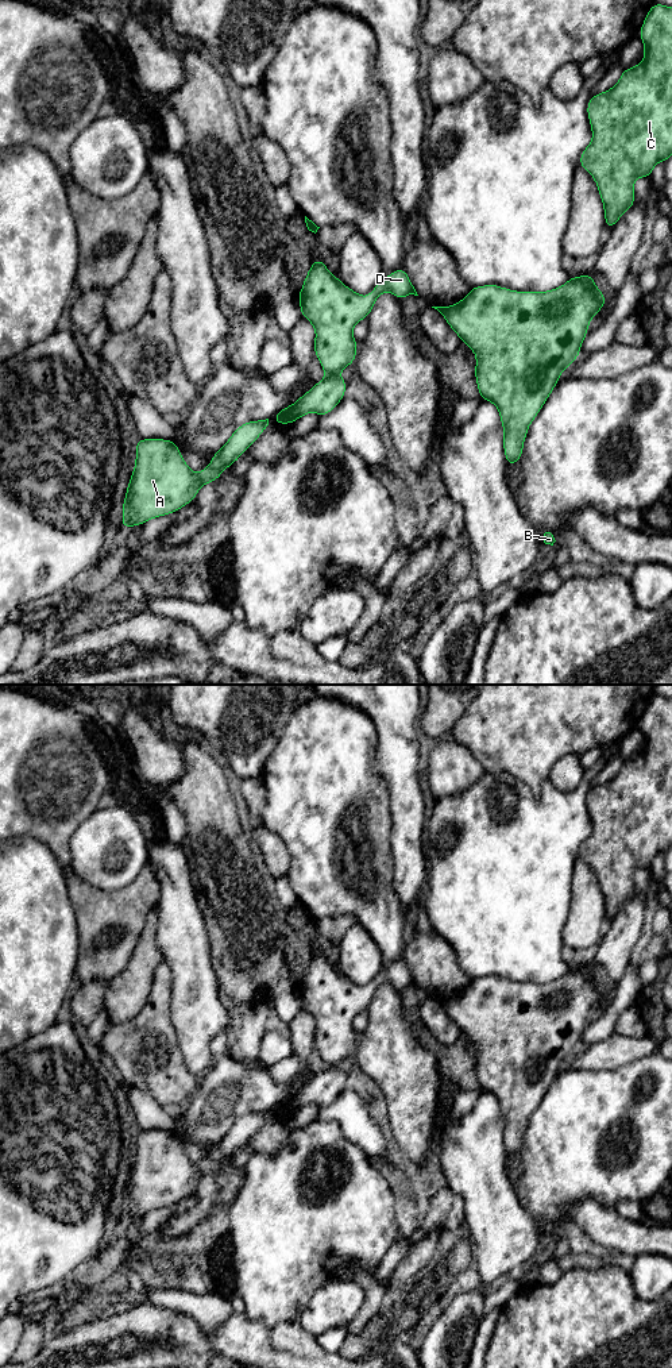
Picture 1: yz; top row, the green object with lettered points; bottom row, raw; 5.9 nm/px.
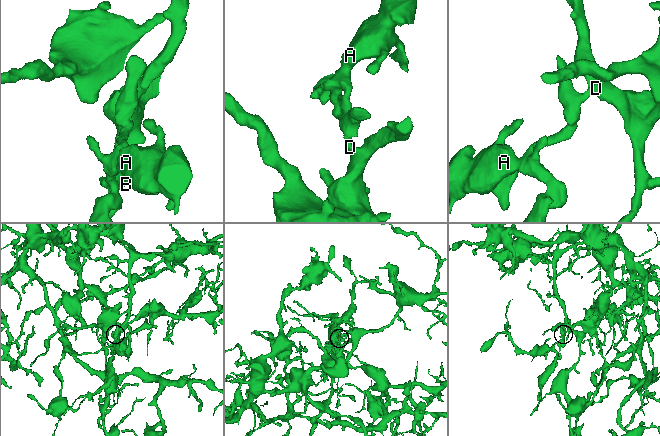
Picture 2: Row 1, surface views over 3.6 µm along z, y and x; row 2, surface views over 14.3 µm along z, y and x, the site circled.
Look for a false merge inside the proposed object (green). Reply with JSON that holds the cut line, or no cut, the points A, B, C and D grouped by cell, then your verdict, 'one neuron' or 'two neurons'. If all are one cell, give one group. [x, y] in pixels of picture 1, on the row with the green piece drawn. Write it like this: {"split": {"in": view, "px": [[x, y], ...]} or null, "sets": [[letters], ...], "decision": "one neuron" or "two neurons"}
{"split": {"in": "yz", "px": [[327, 374], [338, 376]]}, "sets": [["A"], ["B", "C", "D"]], "decision": "two neurons"}

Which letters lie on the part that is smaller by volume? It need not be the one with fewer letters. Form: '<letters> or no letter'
A

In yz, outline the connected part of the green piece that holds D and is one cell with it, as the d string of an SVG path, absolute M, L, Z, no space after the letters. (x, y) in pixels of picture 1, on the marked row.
M323 259L313 261L298 302L302 317L314 327L313 351L327 375L339 375L355 362L358 342L352 335L354 327L368 317L376 298L387 290L398 300L418 296L405 269L383 277L364 298L333 277Z

